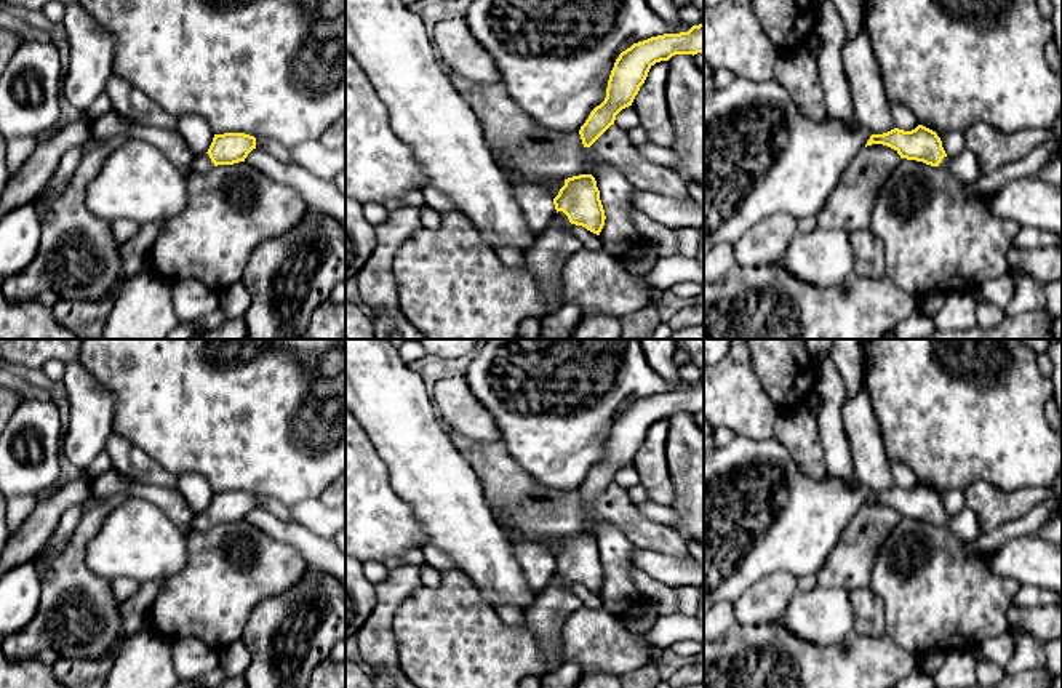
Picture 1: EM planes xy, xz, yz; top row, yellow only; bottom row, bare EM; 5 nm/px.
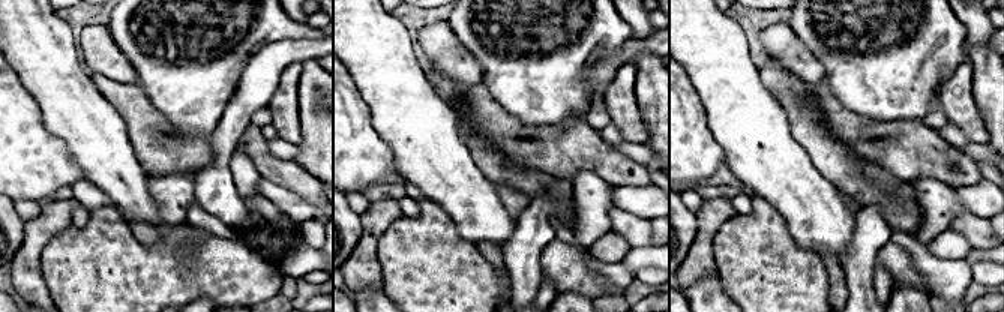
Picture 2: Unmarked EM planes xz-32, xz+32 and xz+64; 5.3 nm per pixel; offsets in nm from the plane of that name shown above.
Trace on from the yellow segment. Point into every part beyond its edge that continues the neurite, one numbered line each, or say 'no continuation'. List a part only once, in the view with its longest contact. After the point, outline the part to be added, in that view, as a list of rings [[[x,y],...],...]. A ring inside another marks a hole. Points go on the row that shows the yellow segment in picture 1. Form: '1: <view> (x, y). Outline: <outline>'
1: xz (546, 258). Outline: [[[563,211],[537,235],[536,243],[525,253],[525,262],[534,274],[547,302],[541,322],[557,314],[563,302],[561,269],[565,259],[582,245],[569,234],[569,219]]]

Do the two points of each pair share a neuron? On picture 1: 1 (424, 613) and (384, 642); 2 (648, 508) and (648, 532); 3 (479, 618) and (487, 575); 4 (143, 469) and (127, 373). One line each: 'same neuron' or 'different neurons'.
1: different neurons
2: different neurons
3: different neurons
4: different neurons

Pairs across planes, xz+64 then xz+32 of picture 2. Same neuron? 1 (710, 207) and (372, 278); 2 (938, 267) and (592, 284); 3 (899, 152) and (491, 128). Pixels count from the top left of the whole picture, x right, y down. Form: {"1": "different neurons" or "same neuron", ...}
{"1": "same neuron", "2": "different neurons", "3": "same neuron"}

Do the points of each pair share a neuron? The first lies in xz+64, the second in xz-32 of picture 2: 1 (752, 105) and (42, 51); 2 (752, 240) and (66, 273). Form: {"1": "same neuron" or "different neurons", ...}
{"1": "same neuron", "2": "same neuron"}

